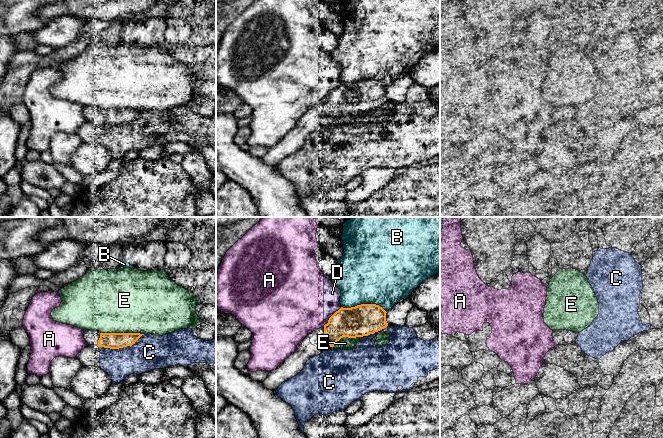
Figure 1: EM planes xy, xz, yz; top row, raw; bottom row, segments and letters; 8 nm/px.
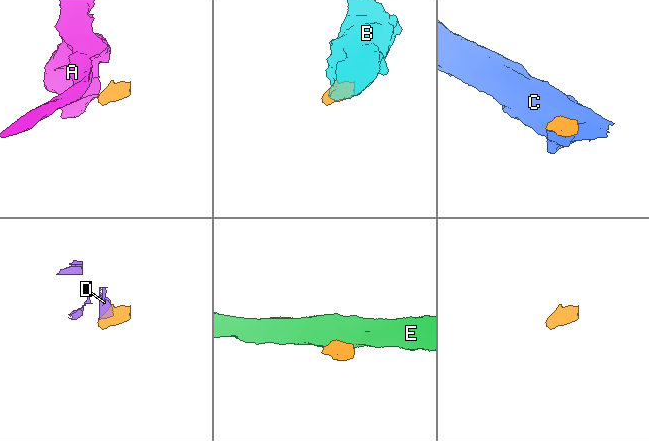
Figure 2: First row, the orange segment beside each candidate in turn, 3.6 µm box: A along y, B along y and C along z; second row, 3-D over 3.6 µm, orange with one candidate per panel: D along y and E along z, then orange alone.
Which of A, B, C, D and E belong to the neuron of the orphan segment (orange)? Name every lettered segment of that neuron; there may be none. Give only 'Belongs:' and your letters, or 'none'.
Belongs: none

